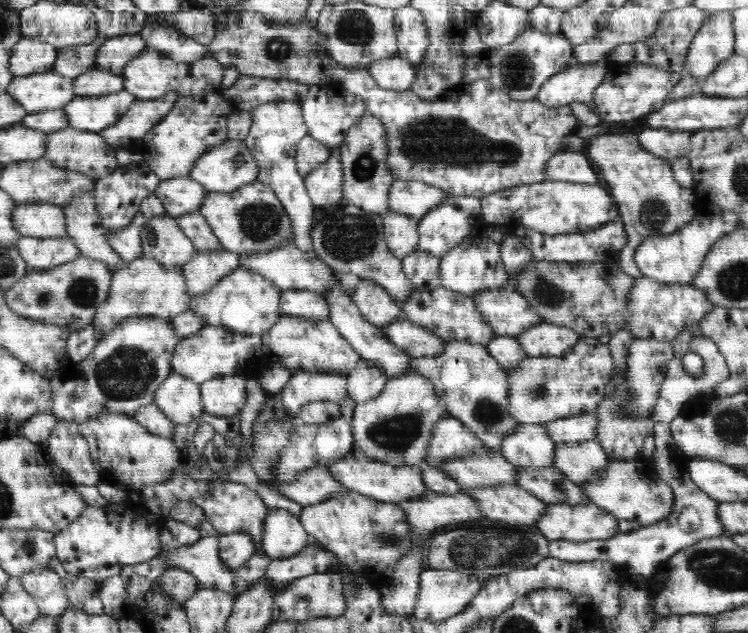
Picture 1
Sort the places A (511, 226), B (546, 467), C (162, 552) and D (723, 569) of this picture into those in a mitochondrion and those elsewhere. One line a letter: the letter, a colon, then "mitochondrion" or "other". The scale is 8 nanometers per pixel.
A: other
B: other
C: other
D: mitochondrion

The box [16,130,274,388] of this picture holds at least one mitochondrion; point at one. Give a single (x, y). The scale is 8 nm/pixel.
(83, 291)

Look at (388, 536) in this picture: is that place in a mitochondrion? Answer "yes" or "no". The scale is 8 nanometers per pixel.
yes

